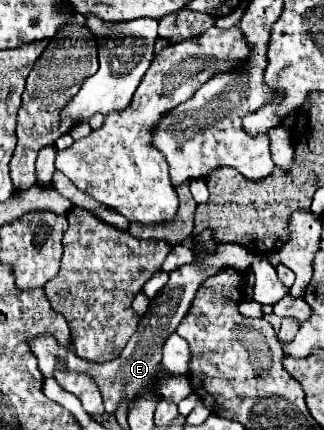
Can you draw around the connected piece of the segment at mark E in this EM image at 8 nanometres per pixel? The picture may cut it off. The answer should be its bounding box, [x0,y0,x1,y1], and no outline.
[30,244,254,414]

